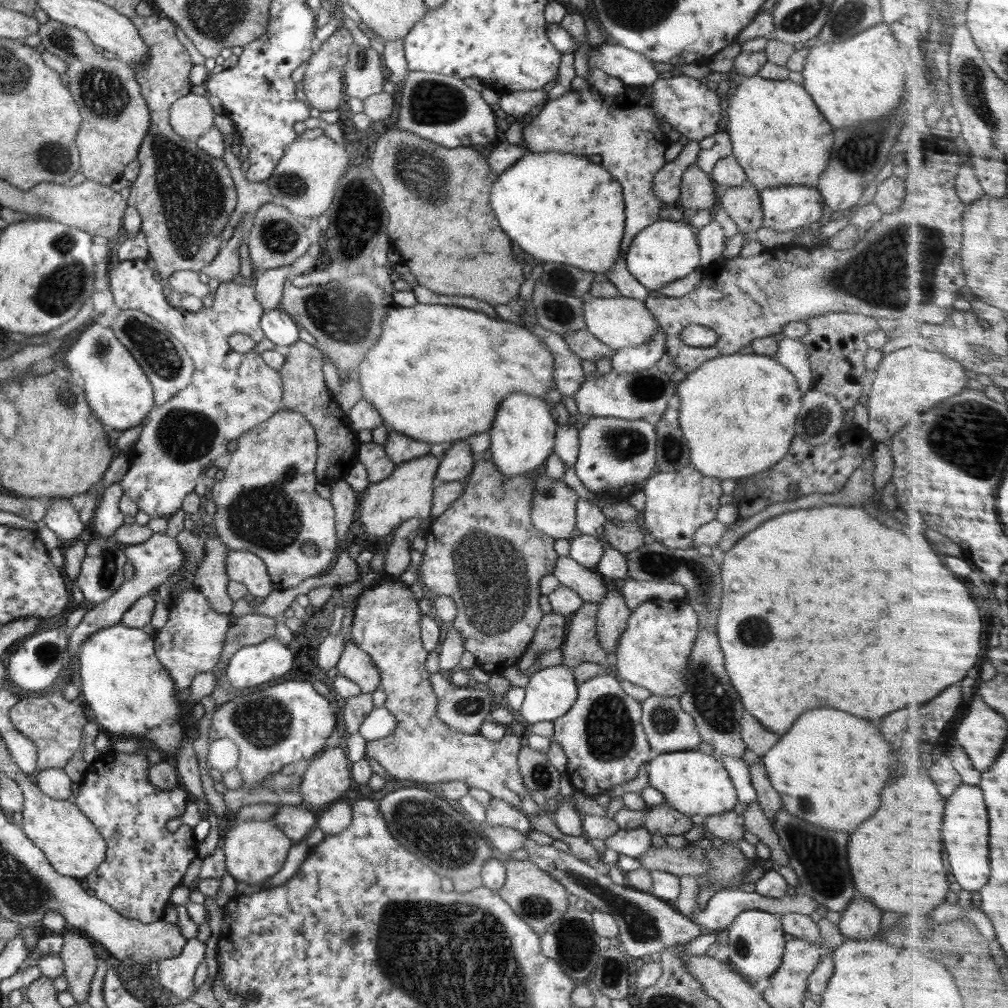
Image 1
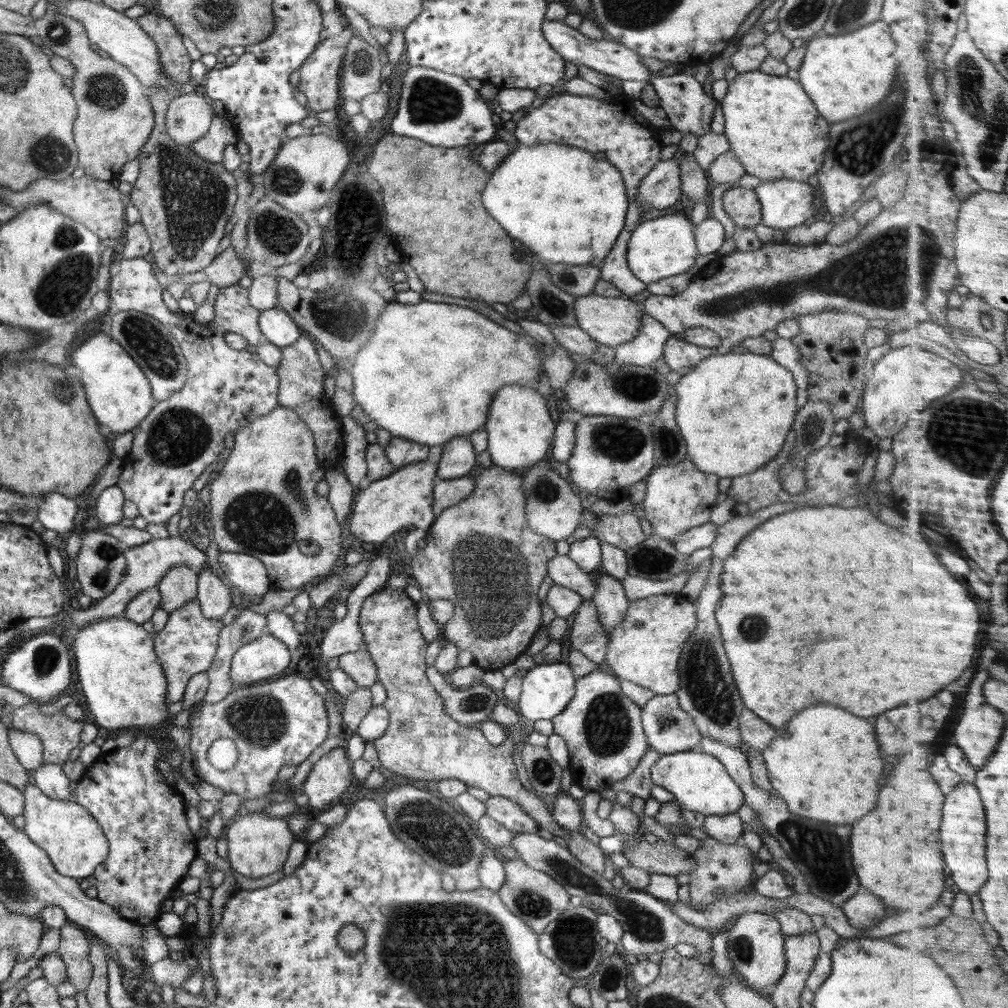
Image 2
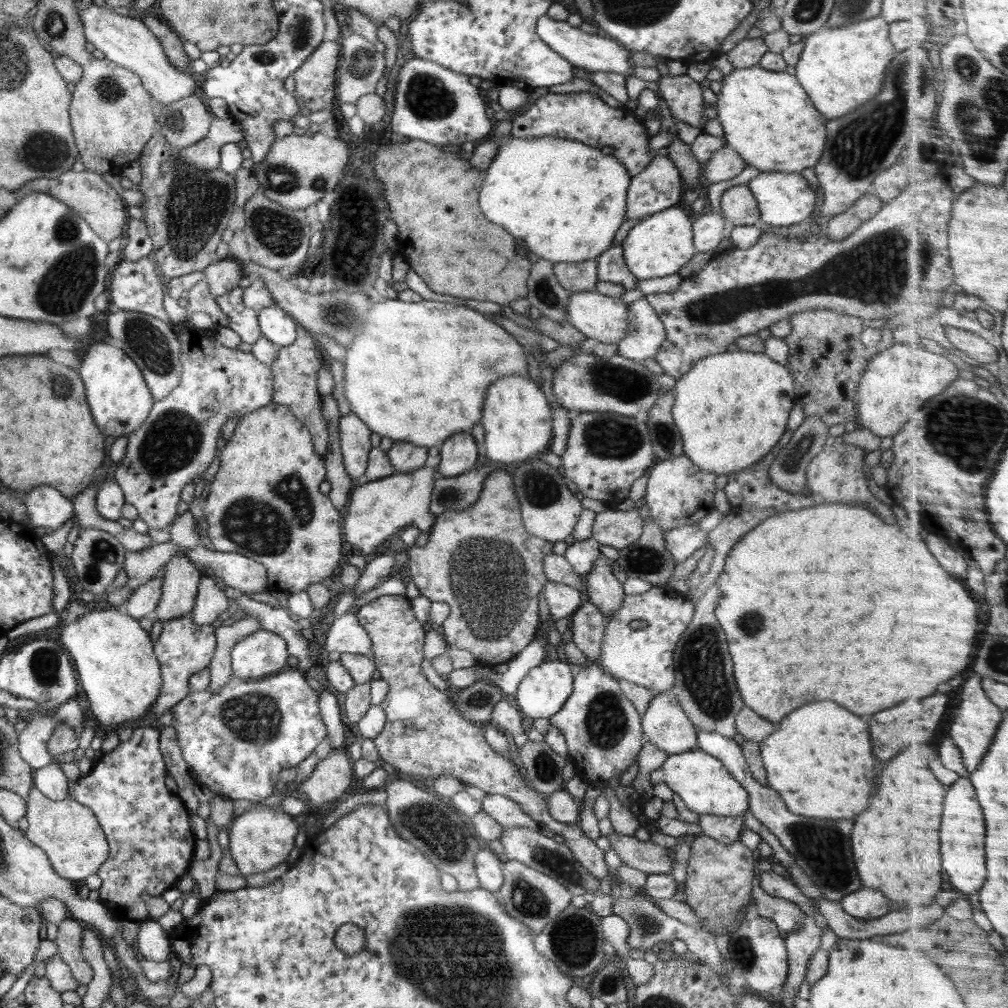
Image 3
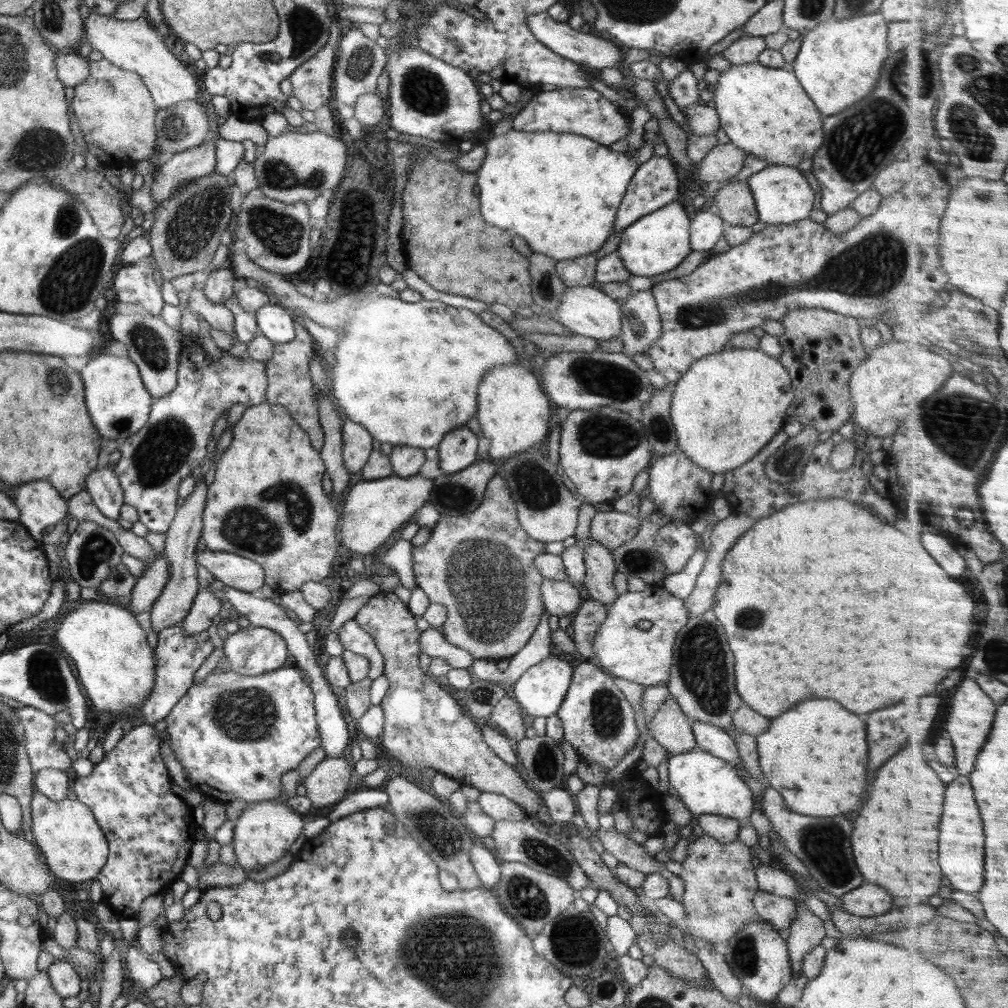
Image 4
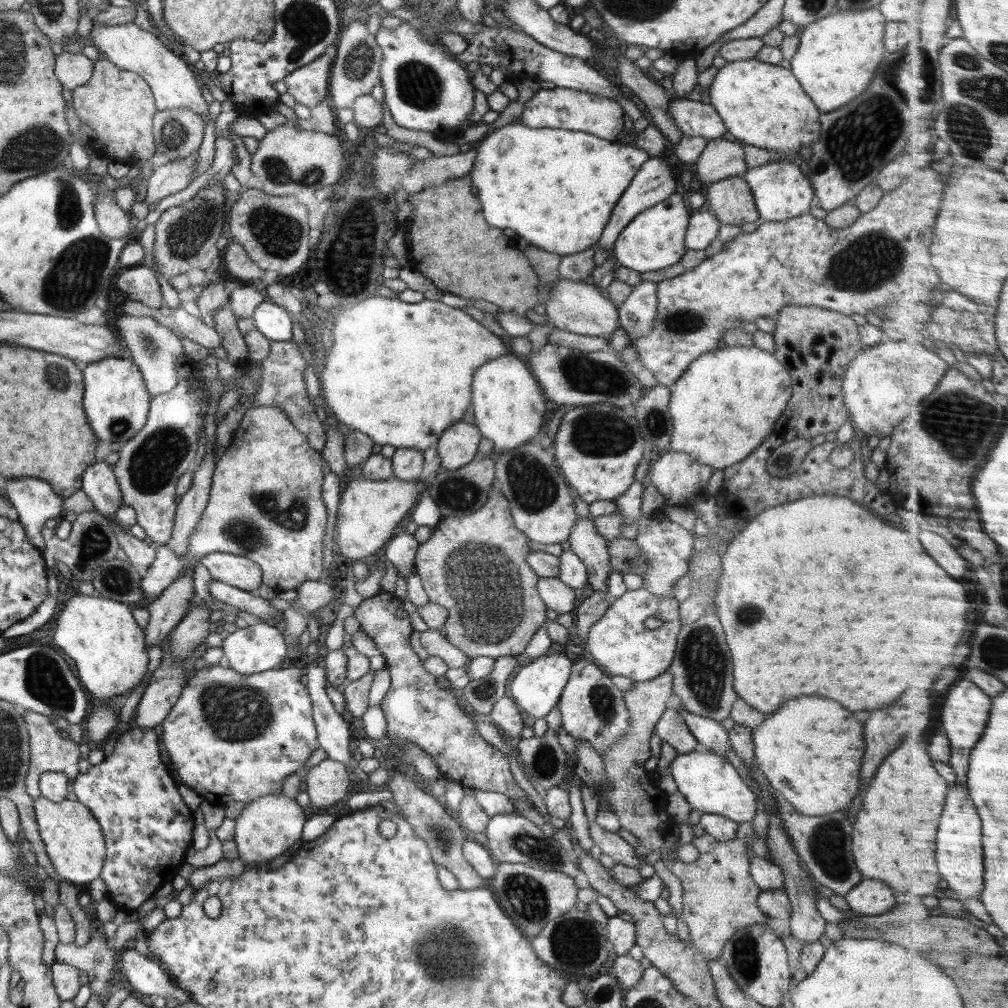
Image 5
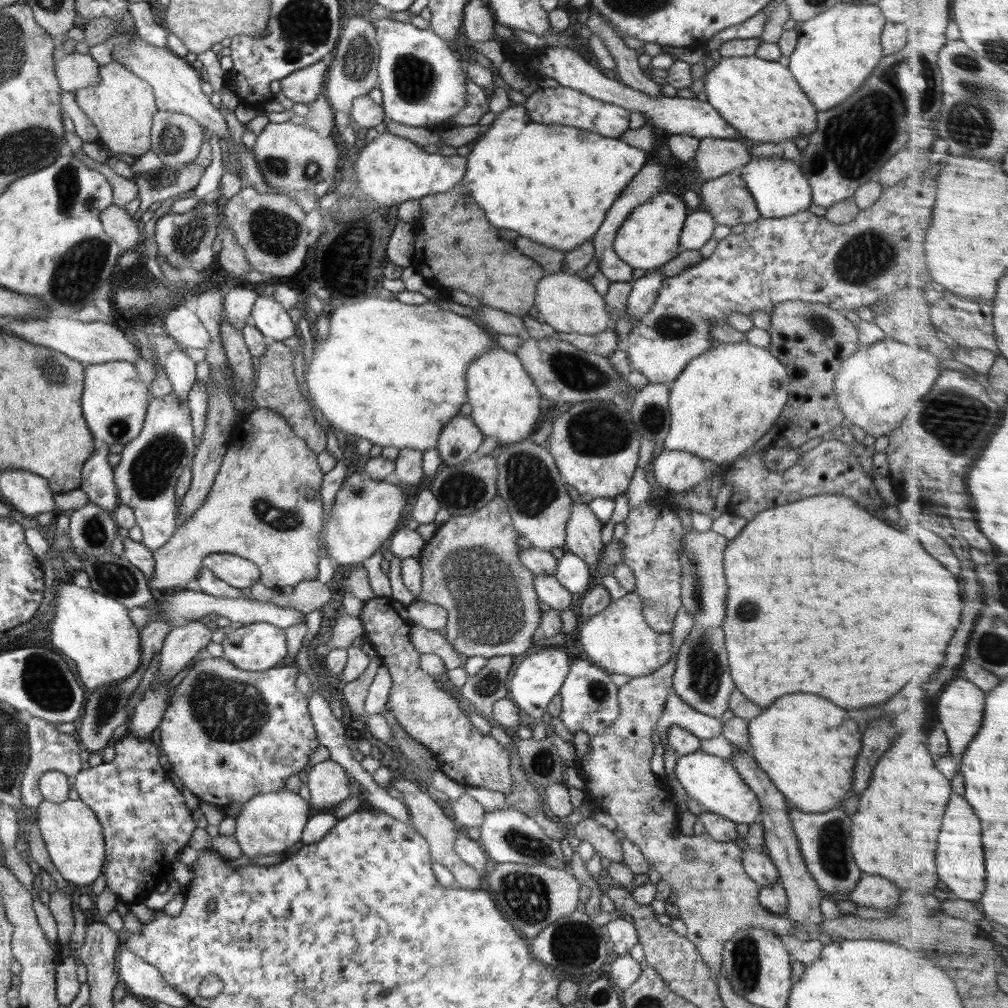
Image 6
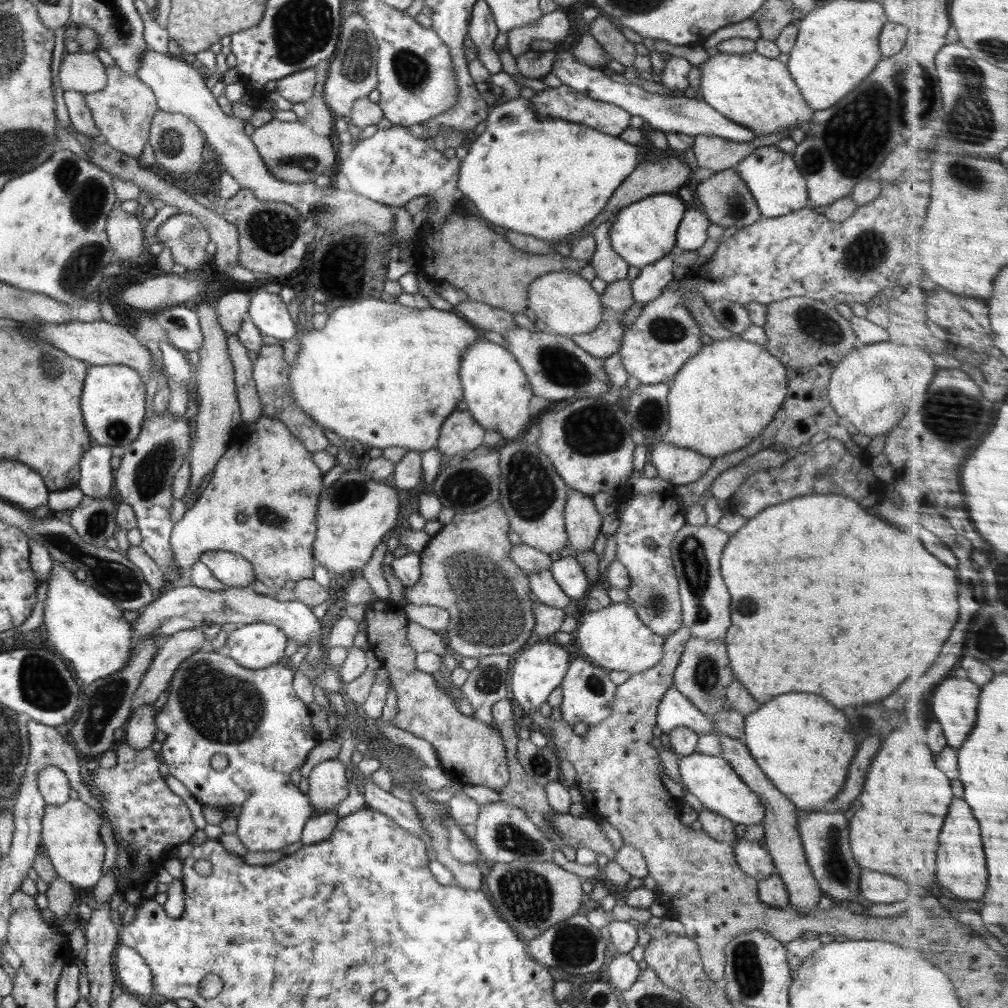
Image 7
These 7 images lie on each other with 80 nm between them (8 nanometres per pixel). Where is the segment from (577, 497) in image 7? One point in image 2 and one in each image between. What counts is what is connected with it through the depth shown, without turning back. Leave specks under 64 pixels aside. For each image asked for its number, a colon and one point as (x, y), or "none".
2: (609, 598)
3: (604, 591)
4: (600, 567)
5: (585, 542)
6: (583, 530)

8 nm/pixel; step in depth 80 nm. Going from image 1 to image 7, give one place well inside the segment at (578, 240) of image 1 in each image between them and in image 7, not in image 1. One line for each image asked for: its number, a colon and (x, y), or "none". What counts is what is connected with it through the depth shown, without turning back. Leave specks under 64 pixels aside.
2: (569, 207)
3: (566, 200)
4: (560, 192)
5: (557, 187)
6: (554, 184)
7: (548, 178)

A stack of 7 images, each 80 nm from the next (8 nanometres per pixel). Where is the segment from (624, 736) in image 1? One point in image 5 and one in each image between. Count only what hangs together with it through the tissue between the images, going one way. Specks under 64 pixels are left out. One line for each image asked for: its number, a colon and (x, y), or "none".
2: (602, 728)
3: (602, 729)
4: (598, 721)
5: (592, 708)

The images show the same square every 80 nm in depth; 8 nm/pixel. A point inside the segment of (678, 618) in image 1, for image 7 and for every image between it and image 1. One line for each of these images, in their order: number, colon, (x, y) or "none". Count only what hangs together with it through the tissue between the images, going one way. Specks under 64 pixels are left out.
2: (645, 648)
3: (644, 656)
4: (622, 650)
5: (619, 643)
6: (617, 639)
7: (614, 638)

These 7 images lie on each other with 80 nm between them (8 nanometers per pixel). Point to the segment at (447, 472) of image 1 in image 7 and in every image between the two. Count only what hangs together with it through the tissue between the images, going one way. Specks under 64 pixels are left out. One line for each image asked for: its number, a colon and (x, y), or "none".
2: (458, 457)
3: (458, 452)
4: (458, 449)
5: (458, 444)
6: (459, 440)
7: (460, 434)

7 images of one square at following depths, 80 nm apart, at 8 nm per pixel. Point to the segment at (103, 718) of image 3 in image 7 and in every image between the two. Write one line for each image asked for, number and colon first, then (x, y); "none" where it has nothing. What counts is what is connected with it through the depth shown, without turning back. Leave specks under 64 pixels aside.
4: (116, 667)
5: (110, 650)
6: (94, 630)
7: (86, 628)

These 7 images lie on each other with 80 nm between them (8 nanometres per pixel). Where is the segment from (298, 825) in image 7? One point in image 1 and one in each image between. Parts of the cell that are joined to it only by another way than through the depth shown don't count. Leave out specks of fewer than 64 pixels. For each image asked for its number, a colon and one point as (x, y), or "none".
1: (254, 850)
2: (258, 845)
3: (262, 838)
4: (264, 832)
5: (269, 825)
6: (269, 823)

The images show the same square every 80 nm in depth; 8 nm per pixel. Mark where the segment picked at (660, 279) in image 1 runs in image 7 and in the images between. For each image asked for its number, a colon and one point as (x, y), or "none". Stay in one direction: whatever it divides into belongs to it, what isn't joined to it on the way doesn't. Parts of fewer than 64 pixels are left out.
2: (665, 246)
3: (661, 244)
4: (657, 242)
5: (654, 239)
6: (650, 236)
7: (644, 232)

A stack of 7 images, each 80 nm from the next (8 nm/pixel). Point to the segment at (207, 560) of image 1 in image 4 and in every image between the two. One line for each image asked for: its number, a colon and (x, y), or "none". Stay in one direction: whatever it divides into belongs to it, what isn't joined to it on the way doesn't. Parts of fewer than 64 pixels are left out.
2: (215, 600)
3: (211, 603)
4: (205, 608)

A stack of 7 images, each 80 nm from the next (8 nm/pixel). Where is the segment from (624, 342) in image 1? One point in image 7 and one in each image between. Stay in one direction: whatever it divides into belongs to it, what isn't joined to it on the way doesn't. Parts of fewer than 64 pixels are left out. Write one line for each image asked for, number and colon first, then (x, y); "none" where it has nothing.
2: (610, 321)
3: (604, 318)
4: (584, 310)
5: (574, 306)
6: (568, 303)
7: (564, 302)

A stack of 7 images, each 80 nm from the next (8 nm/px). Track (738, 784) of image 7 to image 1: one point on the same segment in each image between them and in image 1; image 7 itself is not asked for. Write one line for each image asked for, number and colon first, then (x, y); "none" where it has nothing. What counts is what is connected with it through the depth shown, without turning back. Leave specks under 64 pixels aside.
1: (692, 782)
2: (698, 781)
3: (705, 785)
4: (708, 785)
5: (709, 782)
6: (712, 781)

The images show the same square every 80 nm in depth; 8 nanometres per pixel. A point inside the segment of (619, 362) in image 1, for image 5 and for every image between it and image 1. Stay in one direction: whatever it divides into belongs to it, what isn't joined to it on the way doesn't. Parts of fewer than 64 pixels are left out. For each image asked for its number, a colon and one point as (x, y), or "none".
2: (647, 348)
3: (645, 333)
4: (641, 325)
5: (637, 313)

